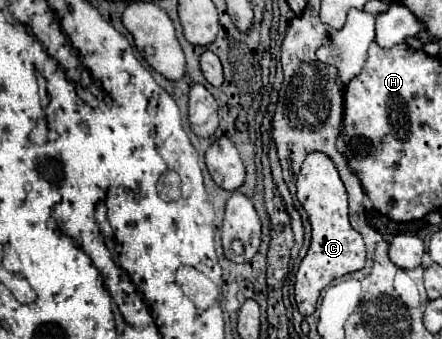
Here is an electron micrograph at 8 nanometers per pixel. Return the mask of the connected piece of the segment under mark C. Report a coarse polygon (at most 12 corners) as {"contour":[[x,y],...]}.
{"contour":[[309,153],[297,197],[313,227],[295,301],[311,315],[337,277],[363,269],[347,191],[325,153]]}

